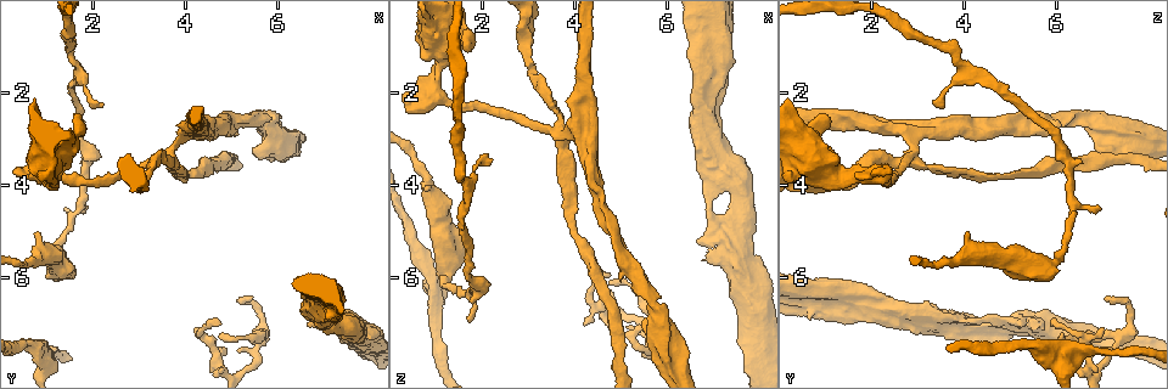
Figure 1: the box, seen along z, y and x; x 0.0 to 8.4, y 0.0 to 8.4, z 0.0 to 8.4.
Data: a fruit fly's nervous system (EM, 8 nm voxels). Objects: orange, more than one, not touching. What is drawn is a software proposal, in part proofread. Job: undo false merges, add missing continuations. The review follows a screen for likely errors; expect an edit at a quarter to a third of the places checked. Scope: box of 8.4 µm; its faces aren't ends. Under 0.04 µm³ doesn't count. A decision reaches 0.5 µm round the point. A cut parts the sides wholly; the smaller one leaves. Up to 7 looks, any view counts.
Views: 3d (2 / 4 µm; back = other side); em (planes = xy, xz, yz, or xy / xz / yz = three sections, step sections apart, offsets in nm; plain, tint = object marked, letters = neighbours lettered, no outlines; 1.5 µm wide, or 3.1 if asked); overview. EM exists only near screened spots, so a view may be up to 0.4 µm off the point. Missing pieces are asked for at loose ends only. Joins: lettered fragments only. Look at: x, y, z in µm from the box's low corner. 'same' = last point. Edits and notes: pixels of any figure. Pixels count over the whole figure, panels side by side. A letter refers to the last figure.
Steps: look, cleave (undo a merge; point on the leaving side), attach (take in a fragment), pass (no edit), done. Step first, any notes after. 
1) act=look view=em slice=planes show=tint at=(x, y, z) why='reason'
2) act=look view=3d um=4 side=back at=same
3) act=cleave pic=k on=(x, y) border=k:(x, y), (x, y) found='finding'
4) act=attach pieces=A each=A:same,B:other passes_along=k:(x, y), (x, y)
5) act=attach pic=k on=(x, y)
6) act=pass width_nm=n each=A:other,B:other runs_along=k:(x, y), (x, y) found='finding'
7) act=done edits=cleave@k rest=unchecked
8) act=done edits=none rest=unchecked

act=look view=3d um=4 side=back at=(0.95, 5.45, 4.25) why='sudden change in width'

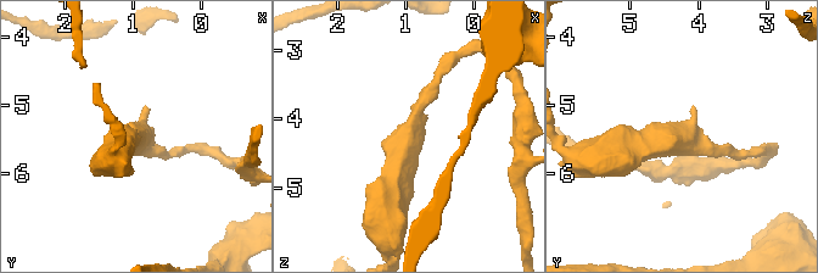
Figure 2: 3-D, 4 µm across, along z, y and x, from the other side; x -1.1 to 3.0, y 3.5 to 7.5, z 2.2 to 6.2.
act=look view=em slice=planes show=letters at=(0.90, 5.55, 4.20) arm_widths_nm=190,400 why='now the EM'

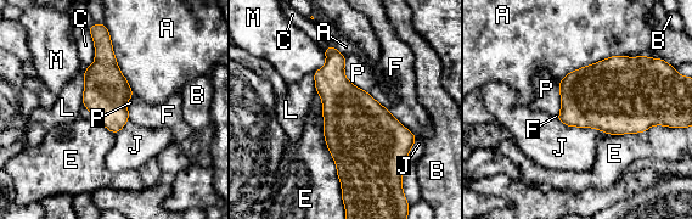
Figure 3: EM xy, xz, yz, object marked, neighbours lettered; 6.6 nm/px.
act=pass each=A:other,B:other,C:other,E:other,F:other,J:other,L:other,M:other,P:other found='continuous, no second neuron'

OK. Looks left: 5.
act=look view=3d um=2 at=(2.20, 2.20, 3.60) why='tapers out'

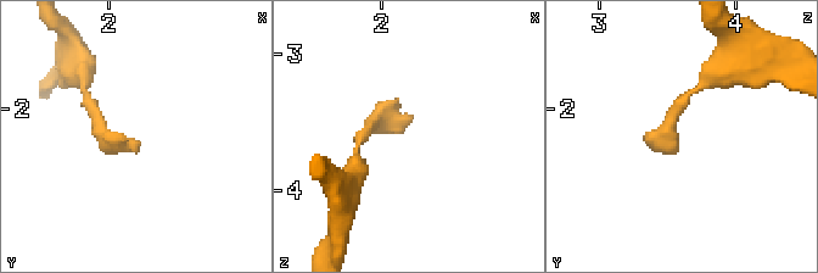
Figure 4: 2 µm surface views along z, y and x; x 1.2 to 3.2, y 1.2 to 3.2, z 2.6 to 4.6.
act=look view=em slice=xy step=8 show=tint at=(2.18, 2.24, 3.52) why='shape alone is not enough'

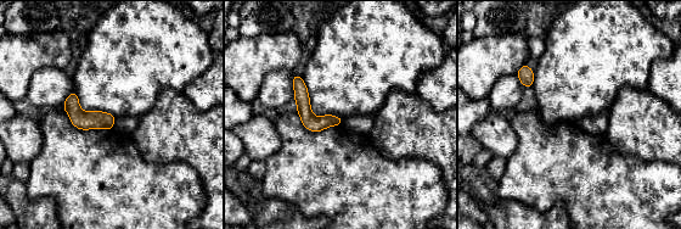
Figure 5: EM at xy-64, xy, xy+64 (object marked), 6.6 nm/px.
act=look view=em slice=planes show=letters at=same why='another direction'

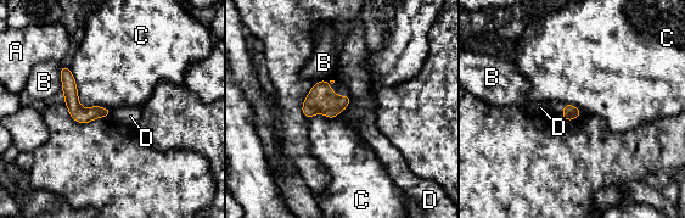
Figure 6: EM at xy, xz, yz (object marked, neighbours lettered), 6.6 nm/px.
act=pass each=A:other,B:other,C:other,D:other border=6:(68, 68), (83, 107), (111, 110) found='no lettered fragment goes on from it'

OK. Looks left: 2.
act=look view=3d um=2 at=(6.85, 7.00, 5.70) why='branch stops here'

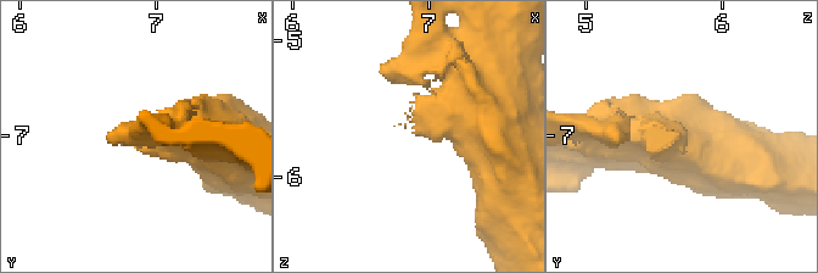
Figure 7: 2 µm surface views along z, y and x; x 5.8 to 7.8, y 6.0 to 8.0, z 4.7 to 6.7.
act=look view=em slice=planes show=letters at=(6.88, 6.98, 5.68) why='shape alone is not enough'

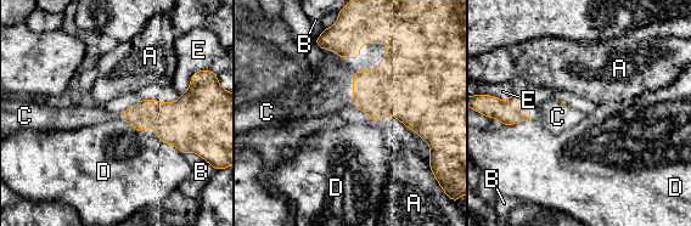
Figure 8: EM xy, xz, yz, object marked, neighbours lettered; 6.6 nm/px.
act=attach pieces=C each=A:other,B:other,C:same,D:other,E:other found='the neuron continues'

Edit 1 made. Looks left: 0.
act=done edits=attach@8 rest=unchecked

